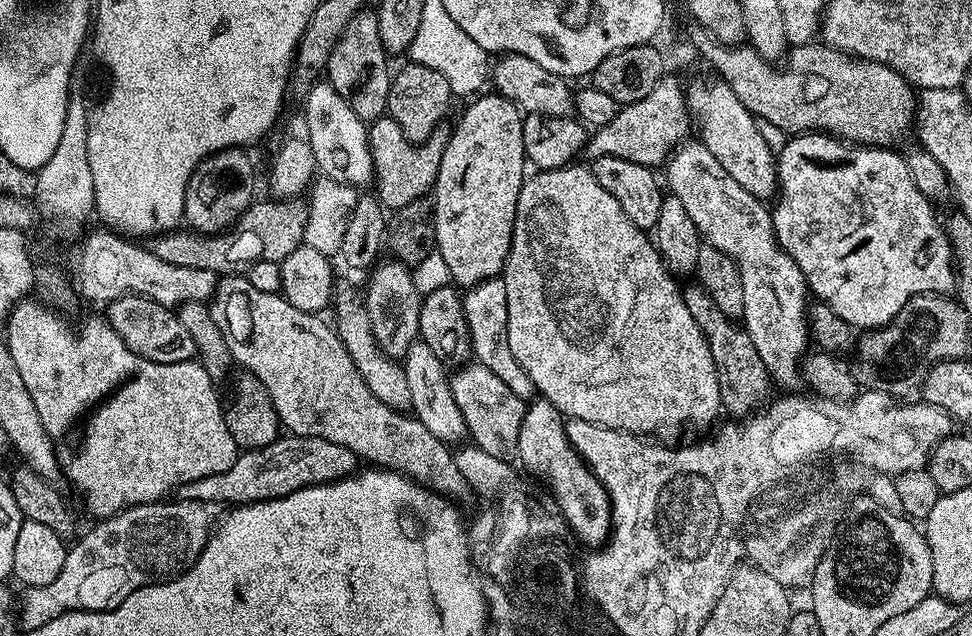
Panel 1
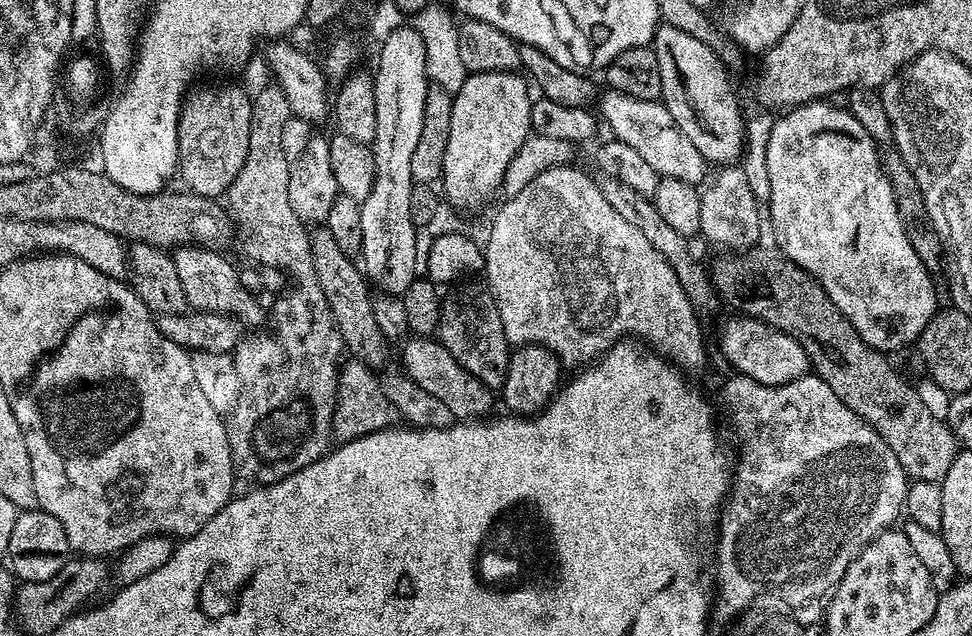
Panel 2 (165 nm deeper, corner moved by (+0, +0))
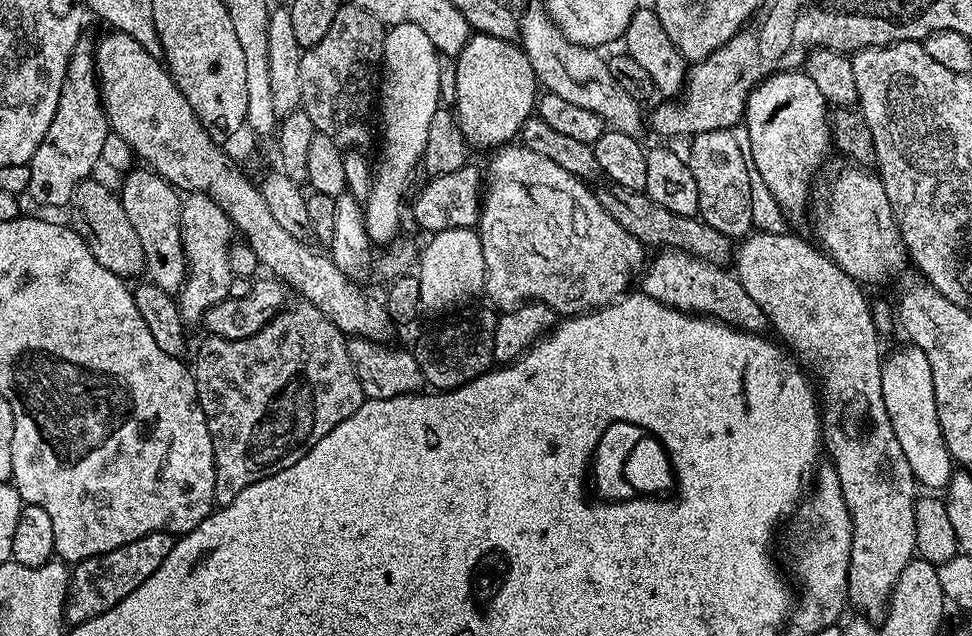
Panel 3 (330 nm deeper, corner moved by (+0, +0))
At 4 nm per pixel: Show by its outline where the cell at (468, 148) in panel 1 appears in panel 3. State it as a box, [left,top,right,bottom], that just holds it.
[454,35,538,150]

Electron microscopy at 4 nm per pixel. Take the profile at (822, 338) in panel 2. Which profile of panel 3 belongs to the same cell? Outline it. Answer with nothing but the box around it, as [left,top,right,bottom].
[595,182,733,266]

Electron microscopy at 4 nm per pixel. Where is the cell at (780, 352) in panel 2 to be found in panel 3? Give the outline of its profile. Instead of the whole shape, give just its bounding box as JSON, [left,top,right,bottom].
[643,250,765,332]

